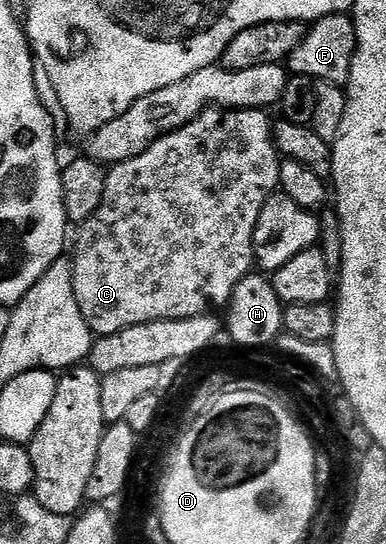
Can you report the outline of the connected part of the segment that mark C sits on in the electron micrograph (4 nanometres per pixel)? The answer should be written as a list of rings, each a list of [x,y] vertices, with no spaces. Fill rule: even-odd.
[[[209,108],[180,131],[161,136],[155,144],[148,146],[148,150],[144,150],[144,154],[113,165],[107,171],[104,198],[100,206],[96,206],[92,218],[88,218],[77,229],[78,241],[74,244],[74,256],[72,255],[72,286],[76,290],[76,302],[80,302],[80,314],[84,314],[84,322],[88,322],[95,337],[116,334],[120,330],[128,330],[128,326],[140,326],[140,322],[183,320],[201,316],[209,313],[211,309],[222,310],[229,305],[238,283],[245,276],[251,275],[255,267],[254,231],[260,218],[260,210],[264,210],[264,202],[280,188],[278,179],[282,160],[278,155],[277,146],[274,145],[271,117],[266,116],[269,115],[257,108]]]

